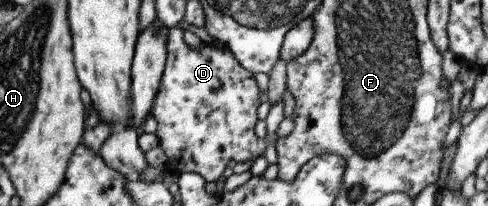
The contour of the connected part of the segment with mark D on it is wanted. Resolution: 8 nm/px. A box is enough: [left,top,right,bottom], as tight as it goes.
[151,26,268,187]

